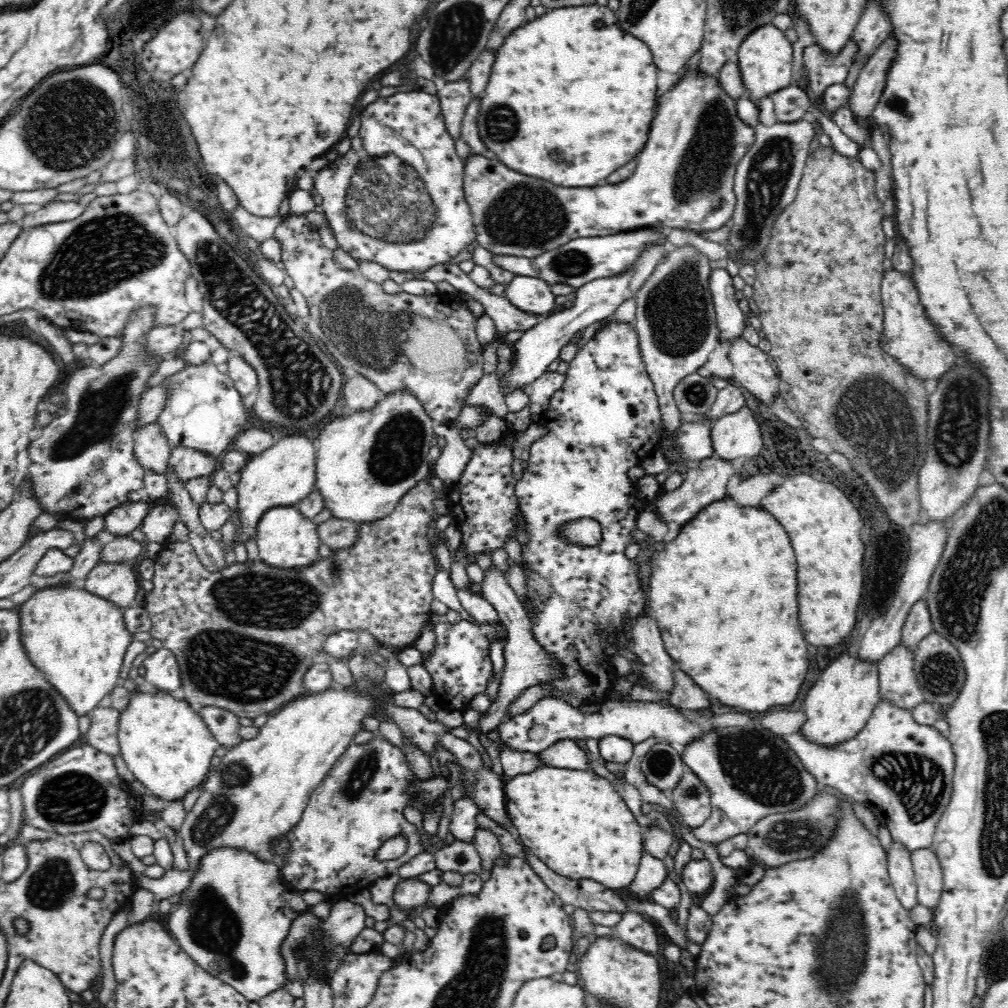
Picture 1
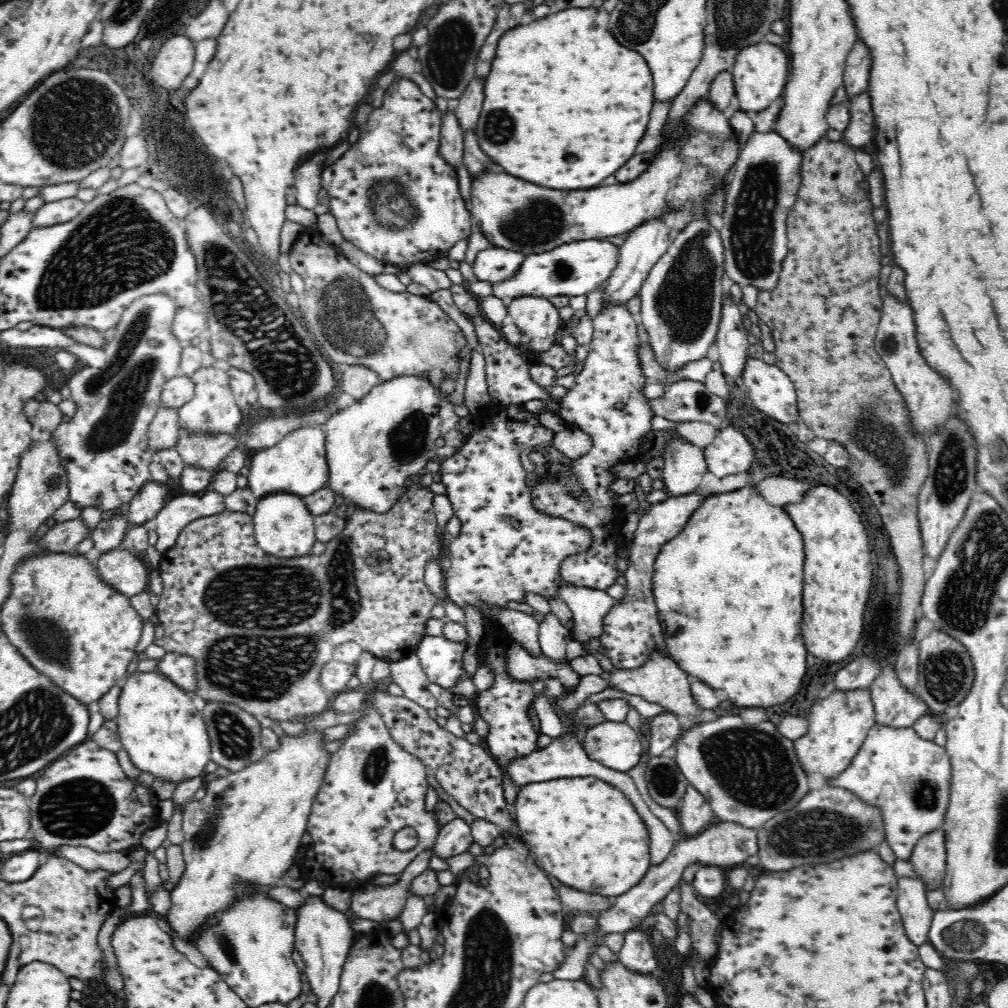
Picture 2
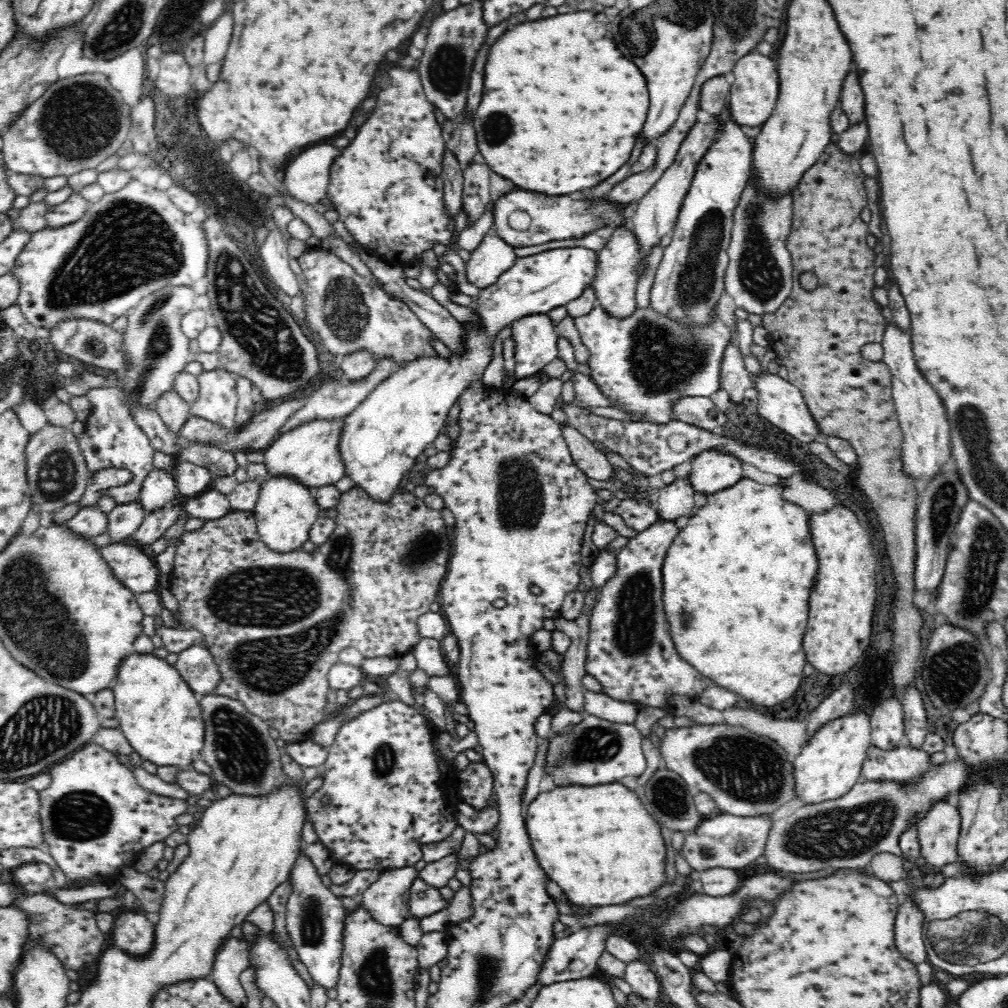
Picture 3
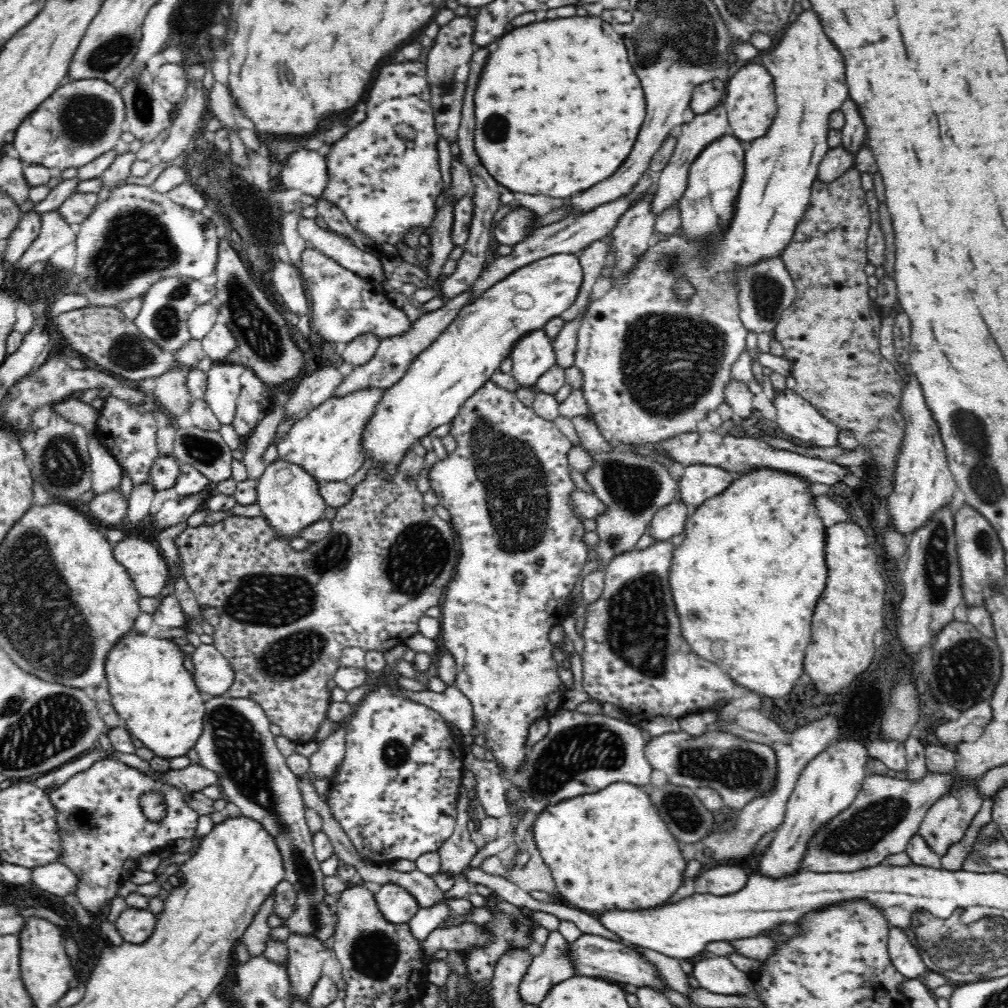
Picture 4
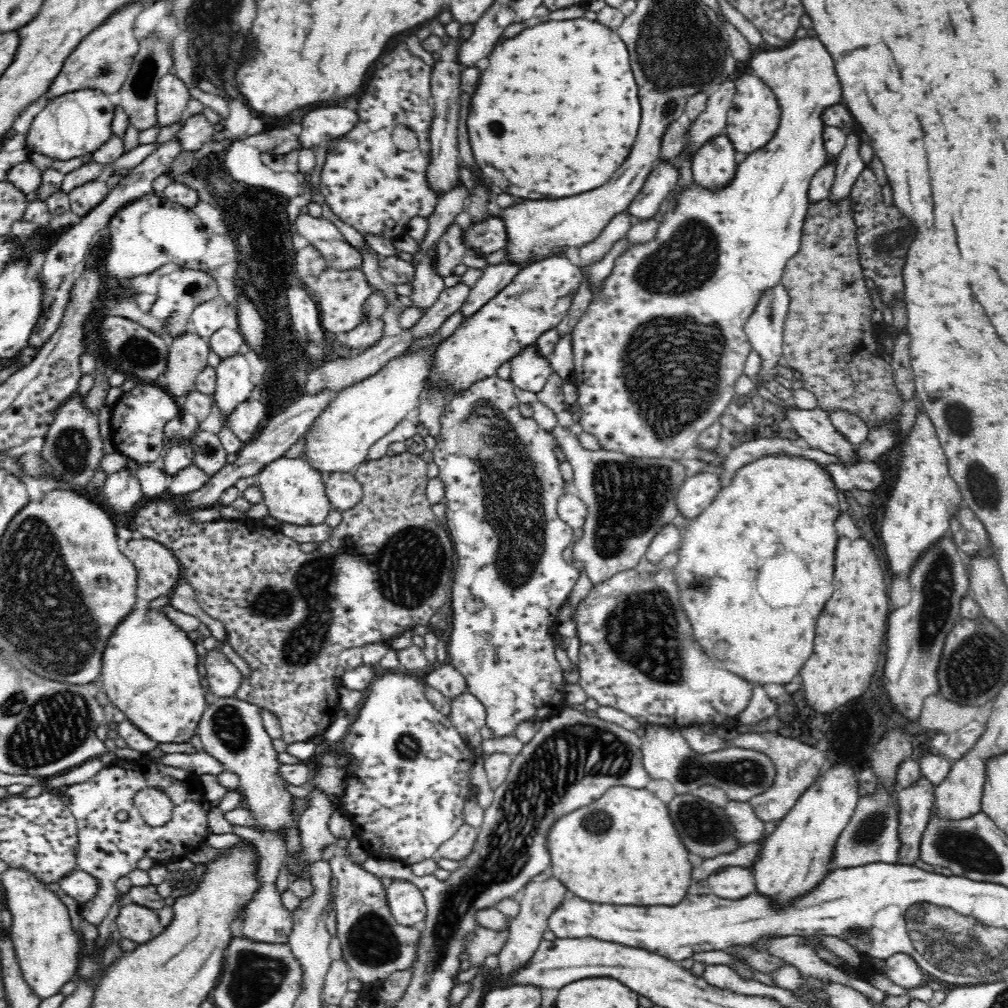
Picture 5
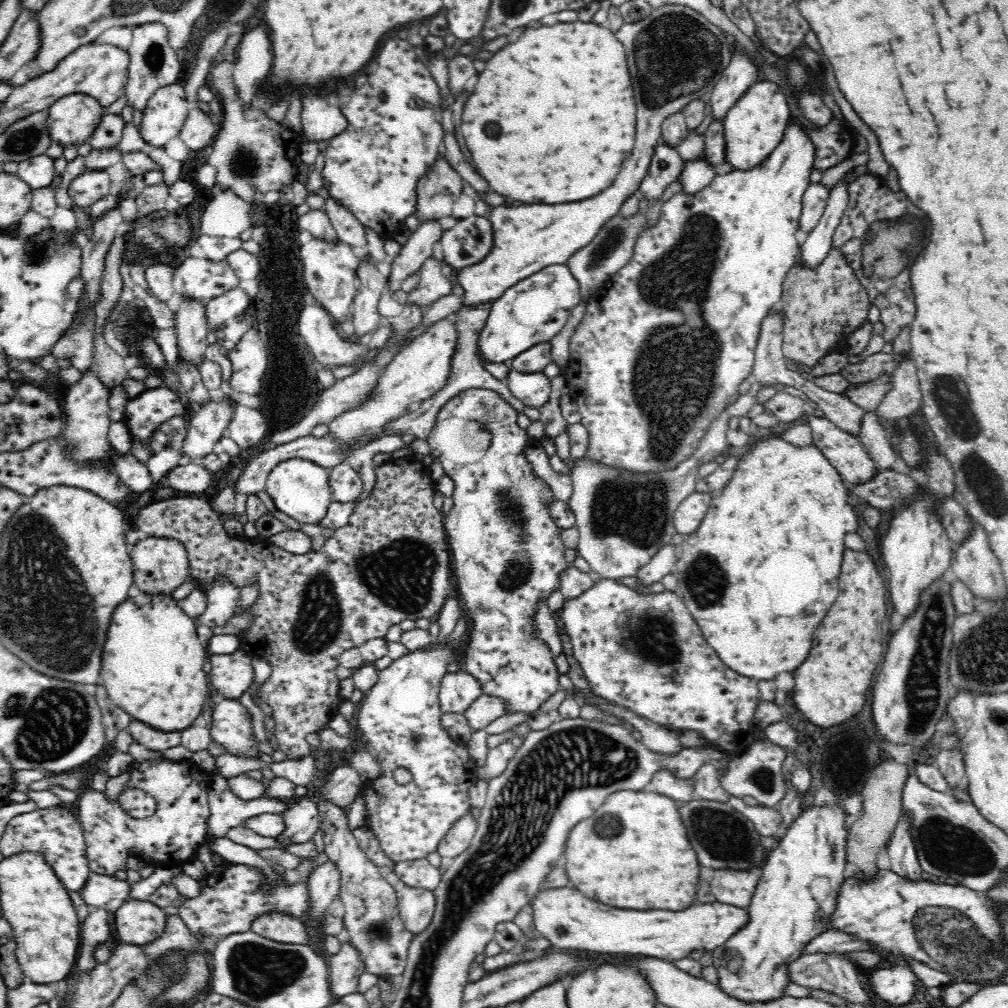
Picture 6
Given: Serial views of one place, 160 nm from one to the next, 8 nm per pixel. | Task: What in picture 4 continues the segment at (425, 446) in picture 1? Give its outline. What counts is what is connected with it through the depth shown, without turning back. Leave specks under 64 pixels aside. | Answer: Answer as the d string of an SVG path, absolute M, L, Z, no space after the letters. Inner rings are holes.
M560 253L527 264L512 272L504 280L500 280L473 303L464 305L457 317L449 324L444 332L428 348L425 348L411 363L404 373L404 378L386 390L382 402L376 408L376 416L372 416L370 424L363 432L366 457L374 458L378 464L384 464L382 473L385 478L392 477L405 453L422 436L429 434L434 428L449 424L458 415L459 409L470 399L485 382L492 379L499 370L502 361L509 356L517 340L528 333L542 329L552 318L561 314L574 304L582 284L583 265L580 258L572 253ZM516 296L528 296L532 302L528 308L516 306Z

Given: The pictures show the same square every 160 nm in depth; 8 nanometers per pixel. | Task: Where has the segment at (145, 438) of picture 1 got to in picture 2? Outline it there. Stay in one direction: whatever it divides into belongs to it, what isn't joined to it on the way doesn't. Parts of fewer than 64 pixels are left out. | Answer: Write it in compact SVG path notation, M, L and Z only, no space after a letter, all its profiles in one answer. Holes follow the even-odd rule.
M162 406L148 428L148 443L154 452L164 448L173 448L180 438L180 430L182 426L178 409Z

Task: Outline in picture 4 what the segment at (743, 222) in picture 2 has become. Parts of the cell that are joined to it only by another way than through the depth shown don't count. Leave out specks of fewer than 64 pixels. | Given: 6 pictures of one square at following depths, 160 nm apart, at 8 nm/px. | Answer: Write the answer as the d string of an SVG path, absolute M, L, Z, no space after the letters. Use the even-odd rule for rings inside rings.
M781 257L760 261L757 265L739 274L739 315L742 324L748 332L756 334L767 332L773 336L781 312L784 312L793 303L796 294L794 279L790 277L788 269L784 267Z

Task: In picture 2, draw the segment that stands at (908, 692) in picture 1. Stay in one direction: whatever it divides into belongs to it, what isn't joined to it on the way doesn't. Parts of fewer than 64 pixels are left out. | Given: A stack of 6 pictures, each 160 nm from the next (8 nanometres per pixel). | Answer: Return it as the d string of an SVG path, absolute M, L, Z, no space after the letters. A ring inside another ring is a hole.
M886 665L870 686L874 705L874 722L894 729L912 727L918 717L928 714L927 704L918 695L908 693L898 677L895 667Z

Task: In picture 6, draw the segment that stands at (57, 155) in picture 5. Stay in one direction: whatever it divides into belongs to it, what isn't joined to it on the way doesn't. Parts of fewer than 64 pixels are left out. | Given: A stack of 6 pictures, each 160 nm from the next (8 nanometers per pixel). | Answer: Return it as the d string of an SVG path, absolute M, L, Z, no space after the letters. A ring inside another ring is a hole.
M78 92L60 97L47 108L47 127L52 140L62 146L88 143L90 134L106 111L92 96Z

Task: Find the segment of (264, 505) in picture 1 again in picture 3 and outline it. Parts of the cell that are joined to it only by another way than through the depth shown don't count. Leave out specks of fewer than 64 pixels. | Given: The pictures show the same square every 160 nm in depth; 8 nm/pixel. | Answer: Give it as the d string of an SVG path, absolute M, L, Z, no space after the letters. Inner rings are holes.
M348 416L330 421L326 419L305 421L299 426L281 432L278 438L263 450L269 476L278 476L278 474L293 476L309 488L335 485L340 478L347 475L340 453L341 432L346 424L346 418Z

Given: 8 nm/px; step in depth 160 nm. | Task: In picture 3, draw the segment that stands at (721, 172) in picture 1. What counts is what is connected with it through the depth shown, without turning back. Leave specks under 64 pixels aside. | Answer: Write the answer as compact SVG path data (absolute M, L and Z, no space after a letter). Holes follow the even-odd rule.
M516 190L508 194L502 195L495 200L493 204L493 212L488 218L494 223L495 233L506 244L511 247L524 248L524 246L536 246L536 244L544 244L550 240L566 240L566 238L580 238L604 228L611 226L612 229L624 225L624 218L620 216L620 211L616 210L614 205L604 203L602 199L584 199L572 200L570 196L546 196L540 192L526 192L526 190ZM514 210L522 210L527 212L531 218L531 224L527 230L520 231L510 227L508 223L508 215Z

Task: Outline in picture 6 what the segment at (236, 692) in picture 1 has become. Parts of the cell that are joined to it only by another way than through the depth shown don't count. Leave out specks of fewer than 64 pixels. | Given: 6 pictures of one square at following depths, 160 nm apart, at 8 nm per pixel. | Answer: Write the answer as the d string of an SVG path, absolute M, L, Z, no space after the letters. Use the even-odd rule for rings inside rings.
M410 456L391 458L375 473L373 492L355 504L348 526L336 529L319 549L312 547L303 555L288 553L269 540L259 540L254 533L240 538L226 535L224 516L211 508L210 501L196 497L173 497L152 502L140 509L133 525L142 537L174 538L184 543L191 577L204 592L218 576L225 576L236 586L258 583L260 597L251 609L254 623L245 630L241 648L250 656L268 659L272 665L271 677L262 684L259 694L273 711L277 750L282 751L288 760L298 761L310 756L313 748L304 736L327 728L328 718L339 712L343 698L339 694L340 679L336 668L343 652L368 640L385 638L388 628L402 620L435 618L449 597L448 588L452 590L445 516L432 503L436 490L431 469Z

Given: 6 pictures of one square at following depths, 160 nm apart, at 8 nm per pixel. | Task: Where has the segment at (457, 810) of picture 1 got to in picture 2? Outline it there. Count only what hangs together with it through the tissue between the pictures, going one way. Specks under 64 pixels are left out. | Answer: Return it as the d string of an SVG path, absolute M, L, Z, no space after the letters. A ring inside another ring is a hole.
M456 818L441 827L432 854L443 860L450 860L466 852L473 842L470 825L463 819Z

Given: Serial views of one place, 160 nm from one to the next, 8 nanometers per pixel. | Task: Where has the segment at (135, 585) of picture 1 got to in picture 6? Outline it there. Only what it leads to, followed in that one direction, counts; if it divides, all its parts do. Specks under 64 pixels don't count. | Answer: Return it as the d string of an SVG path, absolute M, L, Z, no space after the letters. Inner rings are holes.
M142 537L131 552L133 580L141 591L150 594L172 593L190 577L189 558L184 543L174 538Z

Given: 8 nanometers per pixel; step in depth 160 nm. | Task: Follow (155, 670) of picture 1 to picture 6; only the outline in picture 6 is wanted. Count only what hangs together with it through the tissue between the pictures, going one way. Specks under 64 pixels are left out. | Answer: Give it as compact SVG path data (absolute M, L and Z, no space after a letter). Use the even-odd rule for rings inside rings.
M243 648L232 653L208 655L212 666L209 680L224 699L239 699L254 684L252 656Z

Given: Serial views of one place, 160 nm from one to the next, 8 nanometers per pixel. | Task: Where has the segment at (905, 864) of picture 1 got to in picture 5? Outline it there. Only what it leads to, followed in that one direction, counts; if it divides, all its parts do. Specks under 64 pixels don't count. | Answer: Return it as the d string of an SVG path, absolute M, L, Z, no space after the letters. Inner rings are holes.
M893 954L884 961L882 973L896 986L909 990L925 984L928 980L926 973L912 959L911 955Z

